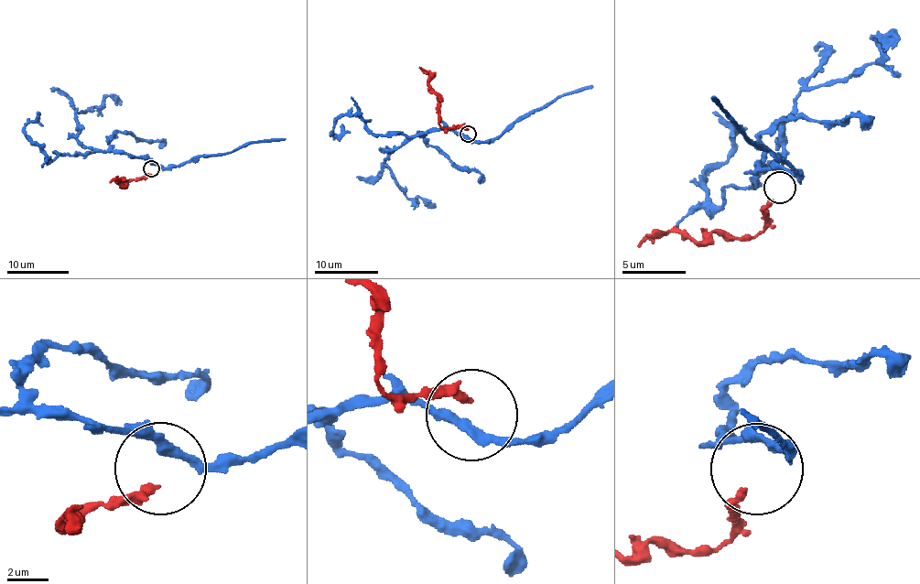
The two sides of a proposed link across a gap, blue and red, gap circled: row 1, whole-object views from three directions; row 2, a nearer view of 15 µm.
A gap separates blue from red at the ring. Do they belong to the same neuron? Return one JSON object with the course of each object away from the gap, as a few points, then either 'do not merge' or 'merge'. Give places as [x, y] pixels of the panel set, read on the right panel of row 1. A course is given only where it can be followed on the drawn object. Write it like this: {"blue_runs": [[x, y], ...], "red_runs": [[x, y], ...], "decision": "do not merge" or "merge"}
{"blue_runs": [[785, 176], [756, 168], [780, 156], [781, 124], [803, 90], [849, 81], [874, 62], [872, 36], [899, 42]], "red_runs": [[773, 198], [756, 235], [725, 238], [709, 231], [698, 242], [677, 232], [658, 232], [636, 244]], "decision": "do not merge"}

